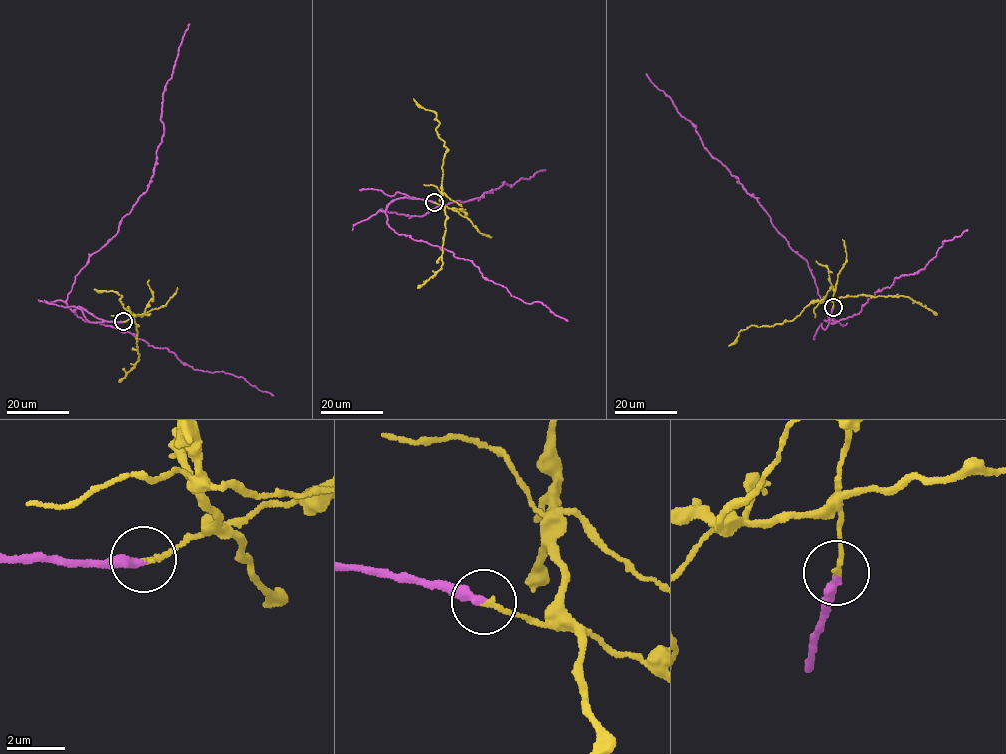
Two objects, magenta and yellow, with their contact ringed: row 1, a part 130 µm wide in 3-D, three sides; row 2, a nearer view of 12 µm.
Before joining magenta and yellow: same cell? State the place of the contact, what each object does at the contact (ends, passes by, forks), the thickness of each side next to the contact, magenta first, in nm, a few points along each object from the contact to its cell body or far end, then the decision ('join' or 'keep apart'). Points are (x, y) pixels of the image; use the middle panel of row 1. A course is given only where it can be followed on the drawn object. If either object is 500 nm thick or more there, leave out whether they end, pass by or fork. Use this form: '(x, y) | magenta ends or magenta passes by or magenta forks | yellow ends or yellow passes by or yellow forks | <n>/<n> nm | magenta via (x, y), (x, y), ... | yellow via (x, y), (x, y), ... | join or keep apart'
(434, 202) | magenta ends | yellow ends | 360/190 nm | magenta via (434, 202), (400, 197), (380, 210), (423, 215), (435, 207), (491, 192), (504, 181), (510, 185), (545, 170) | yellow via (434, 202), (442, 201), (441, 166), (446, 147), (436, 131), (439, 121), (436, 114), (423, 108), (413, 98) | keep apart

